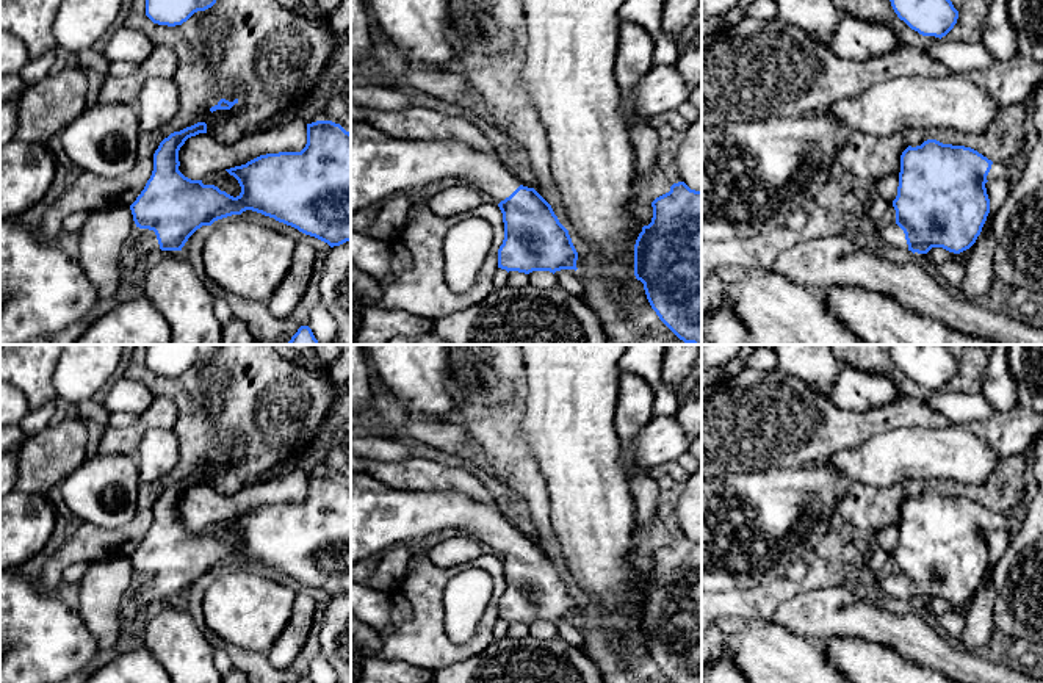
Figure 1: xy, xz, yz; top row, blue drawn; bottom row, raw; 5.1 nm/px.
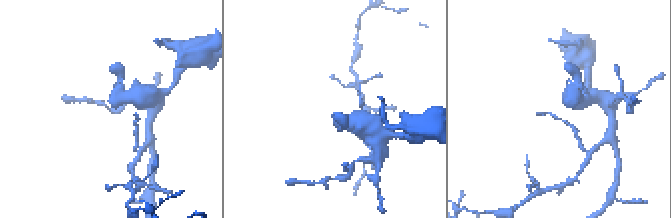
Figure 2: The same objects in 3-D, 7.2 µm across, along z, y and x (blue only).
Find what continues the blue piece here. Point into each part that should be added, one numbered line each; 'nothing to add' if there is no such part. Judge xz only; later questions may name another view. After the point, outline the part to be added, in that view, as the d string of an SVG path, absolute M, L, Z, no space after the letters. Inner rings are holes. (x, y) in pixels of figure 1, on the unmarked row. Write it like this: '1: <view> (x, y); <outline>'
1: xz (381, 517); M351 472L351 564L379 551L387 551L395 545L407 545L410 540L445 528L464 529L485 551L495 555L509 548L520 537L498 508L464 493L393 489L366 472Z

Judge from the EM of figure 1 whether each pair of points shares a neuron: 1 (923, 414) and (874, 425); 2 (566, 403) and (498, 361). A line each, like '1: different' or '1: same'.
1: same
2: different

